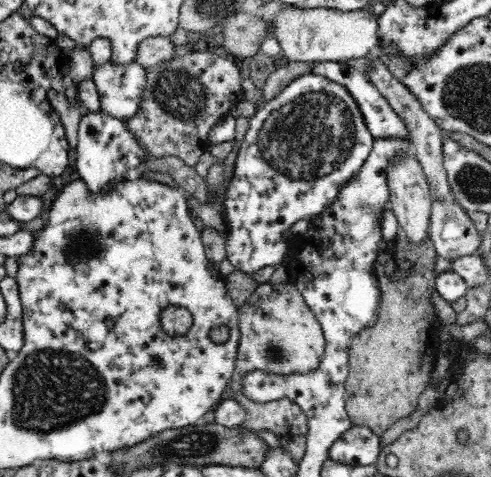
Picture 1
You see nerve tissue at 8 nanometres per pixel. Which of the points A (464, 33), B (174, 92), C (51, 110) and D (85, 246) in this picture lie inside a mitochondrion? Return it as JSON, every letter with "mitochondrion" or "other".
{"A":"other","B":"mitochondrion","C":"other","D":"mitochondrion"}

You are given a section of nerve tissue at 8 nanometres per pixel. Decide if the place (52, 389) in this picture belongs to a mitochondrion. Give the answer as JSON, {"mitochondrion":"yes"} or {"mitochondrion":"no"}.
{"mitochondrion":"yes"}

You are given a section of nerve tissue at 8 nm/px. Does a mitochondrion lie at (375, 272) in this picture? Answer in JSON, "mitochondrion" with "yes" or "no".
{"mitochondrion":"no"}

